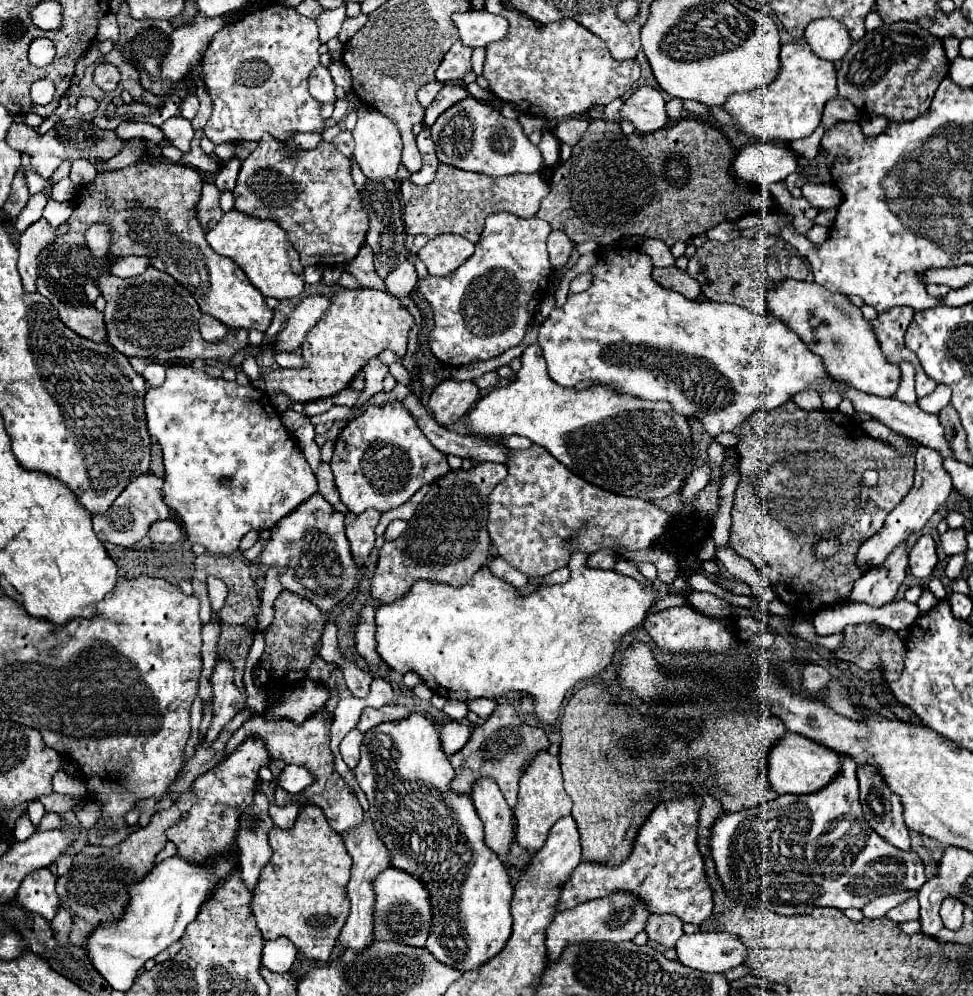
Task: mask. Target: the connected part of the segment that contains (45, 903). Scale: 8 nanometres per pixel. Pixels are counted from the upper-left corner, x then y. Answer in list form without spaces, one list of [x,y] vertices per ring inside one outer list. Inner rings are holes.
[[[48,868],[30,872],[16,892],[16,902],[28,912],[36,912],[46,920],[52,920],[60,904],[56,894],[56,876]]]

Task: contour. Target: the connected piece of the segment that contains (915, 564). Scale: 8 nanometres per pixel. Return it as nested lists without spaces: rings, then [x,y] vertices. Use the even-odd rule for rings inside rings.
[[[924,534],[918,538],[918,542],[912,546],[910,554],[910,570],[914,576],[918,578],[928,578],[938,562],[938,556],[936,556],[936,544],[932,540],[930,534]]]

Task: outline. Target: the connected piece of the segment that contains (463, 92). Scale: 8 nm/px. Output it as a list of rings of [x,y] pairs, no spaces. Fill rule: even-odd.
[[[444,84],[442,90],[438,92],[438,96],[434,98],[434,102],[426,108],[426,118],[424,118],[424,124],[426,126],[432,126],[434,120],[444,112],[448,110],[452,104],[464,100],[468,96],[468,90],[464,86],[454,86],[454,84]]]

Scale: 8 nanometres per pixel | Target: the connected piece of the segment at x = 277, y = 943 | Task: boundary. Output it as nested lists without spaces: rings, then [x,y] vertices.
[[[284,936],[276,938],[276,940],[268,940],[264,944],[264,952],[262,952],[262,964],[270,970],[270,972],[288,972],[290,966],[296,960],[296,948],[292,946],[292,942]]]

